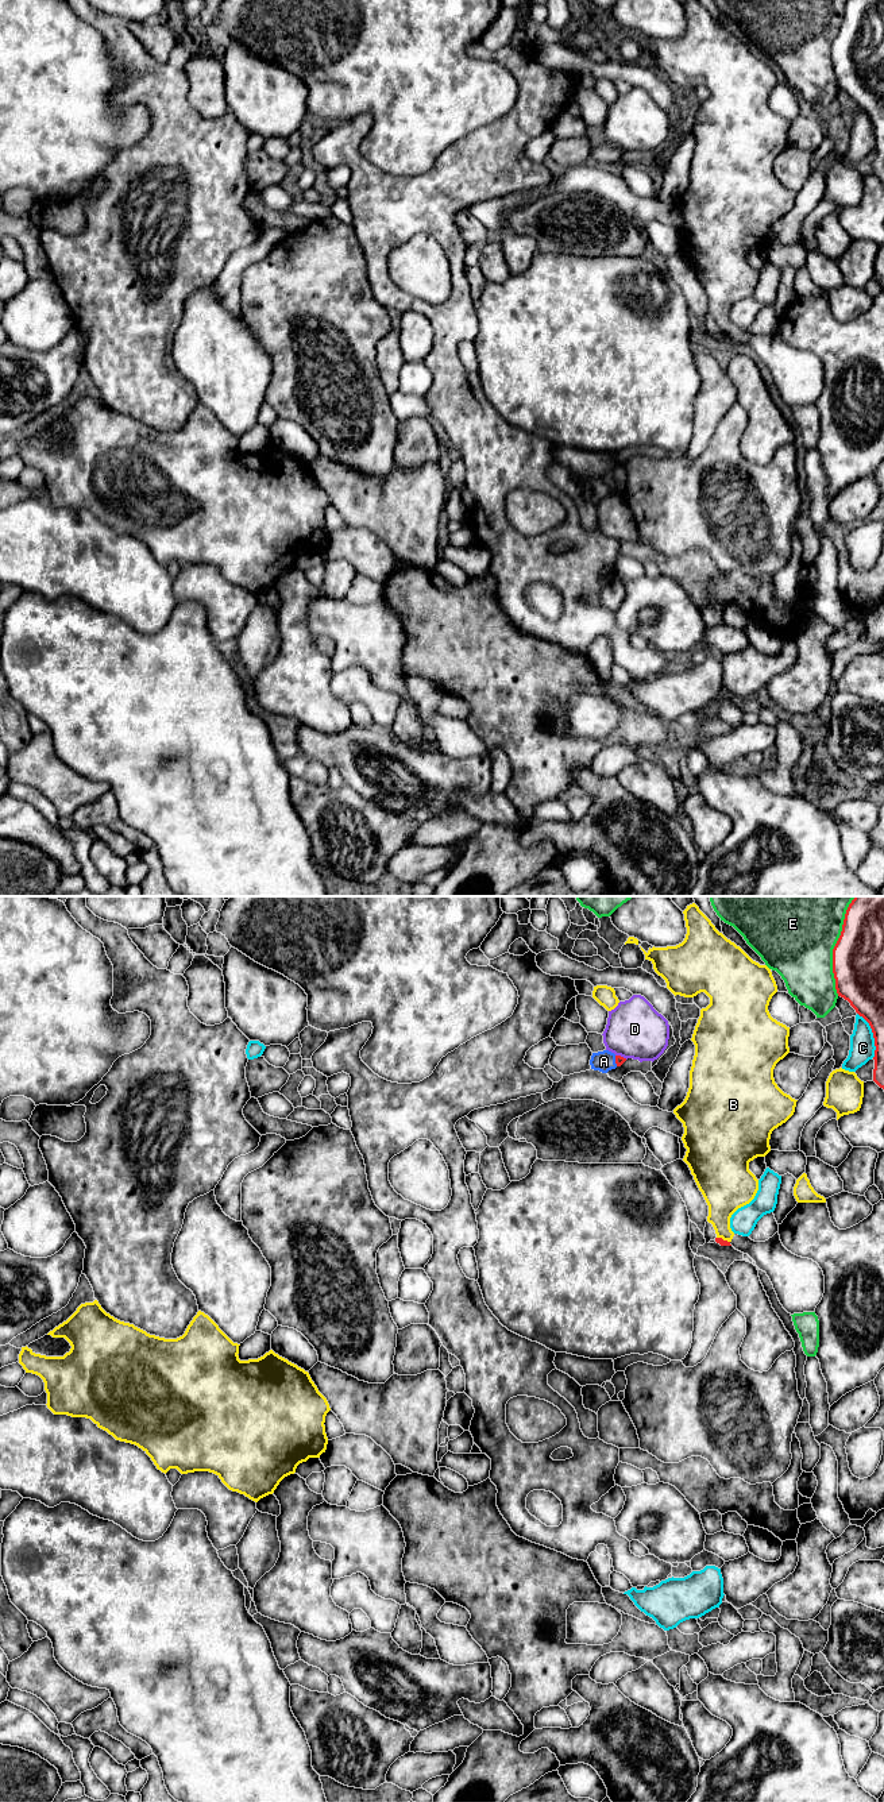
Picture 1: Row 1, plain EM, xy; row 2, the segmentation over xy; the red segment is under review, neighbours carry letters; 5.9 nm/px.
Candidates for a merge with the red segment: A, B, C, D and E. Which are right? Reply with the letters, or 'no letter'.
A

